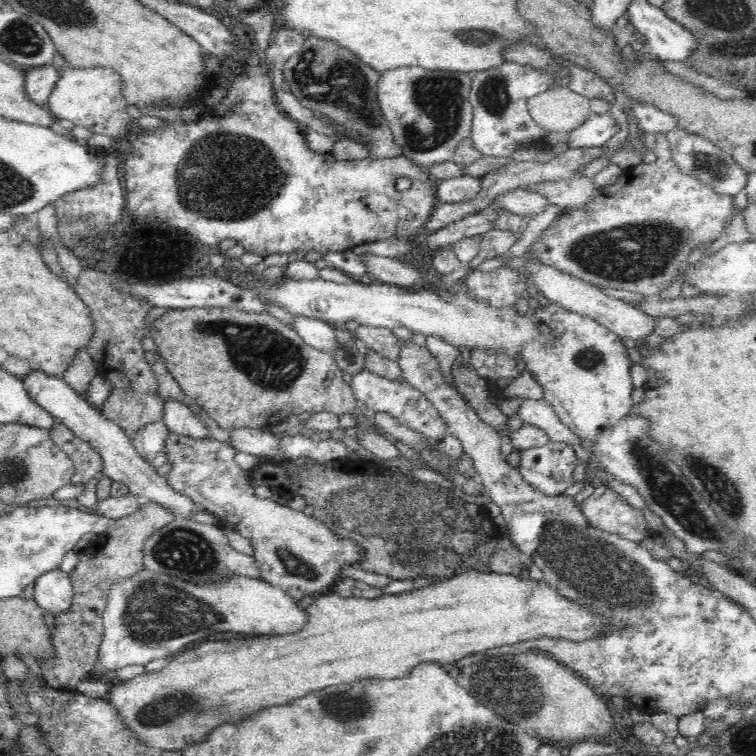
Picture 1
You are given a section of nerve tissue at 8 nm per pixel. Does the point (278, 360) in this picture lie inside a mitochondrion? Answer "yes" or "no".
yes

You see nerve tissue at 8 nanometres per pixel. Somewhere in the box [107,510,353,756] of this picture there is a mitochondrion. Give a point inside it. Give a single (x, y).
(156, 610)

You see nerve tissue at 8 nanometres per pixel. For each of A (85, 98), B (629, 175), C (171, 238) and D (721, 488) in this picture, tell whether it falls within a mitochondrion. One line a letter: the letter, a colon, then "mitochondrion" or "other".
A: other
B: other
C: other
D: mitochondrion

